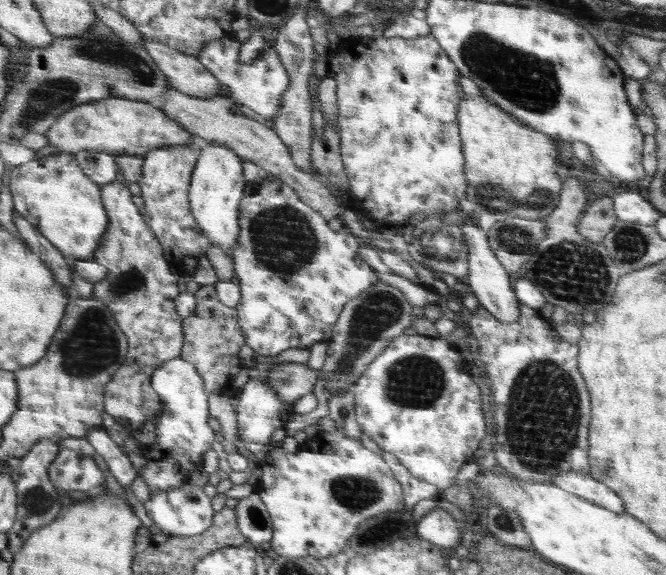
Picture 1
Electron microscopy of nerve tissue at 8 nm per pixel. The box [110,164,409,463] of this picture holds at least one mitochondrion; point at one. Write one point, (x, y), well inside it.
(284, 241)

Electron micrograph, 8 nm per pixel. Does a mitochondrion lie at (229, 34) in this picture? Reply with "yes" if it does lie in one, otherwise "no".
no

